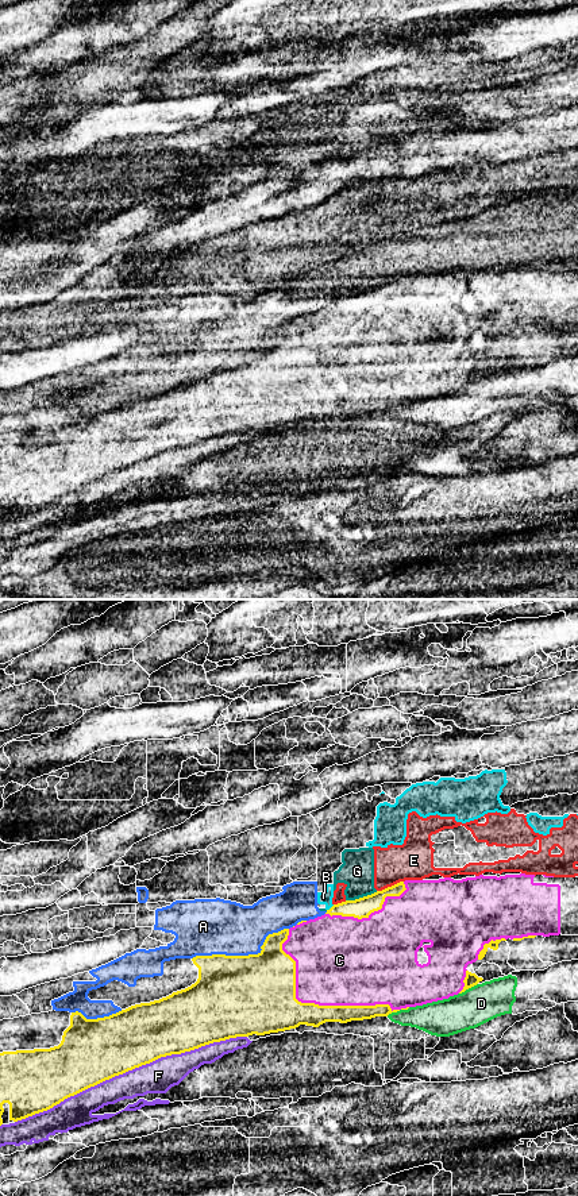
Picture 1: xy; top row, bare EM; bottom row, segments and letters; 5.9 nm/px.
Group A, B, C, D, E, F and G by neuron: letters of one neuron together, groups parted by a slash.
A E G / B / C / D F

